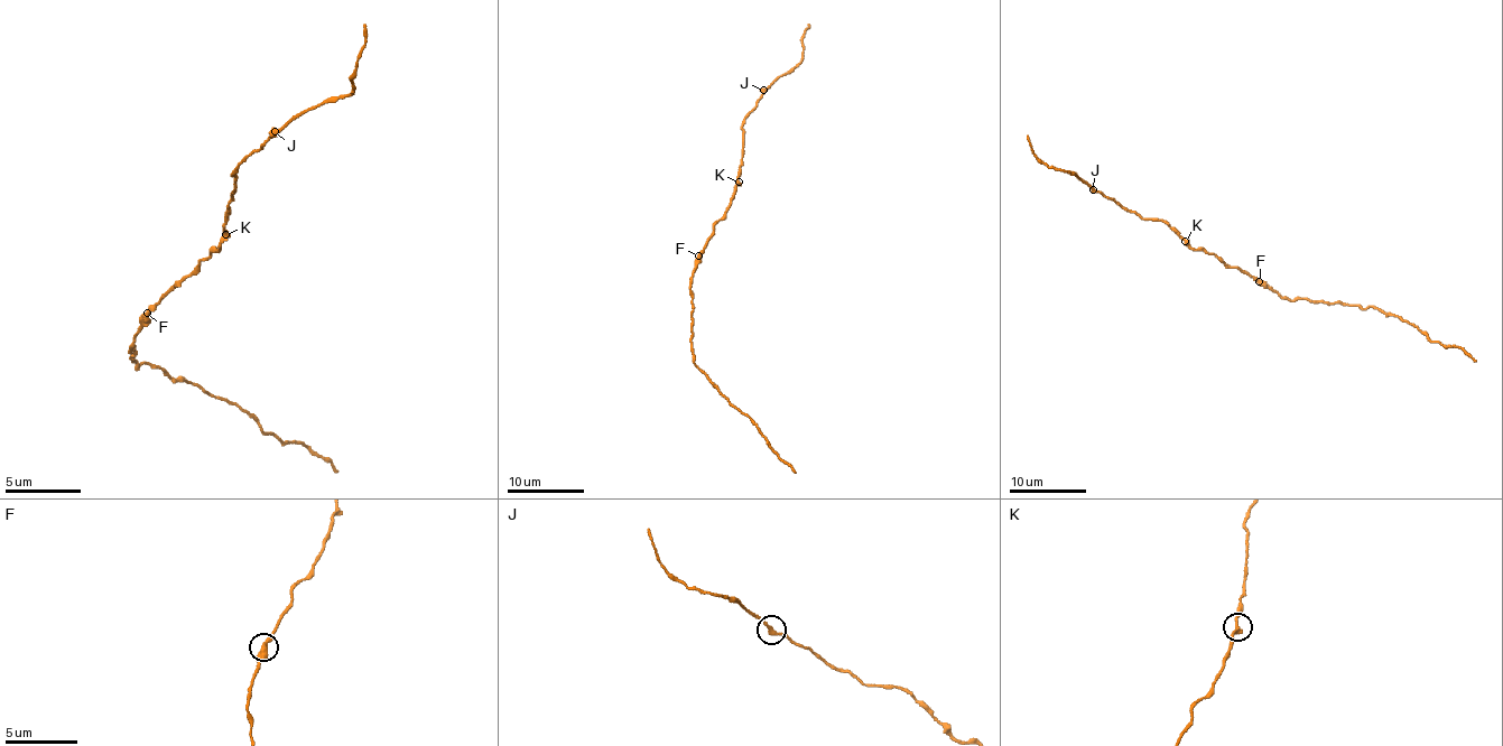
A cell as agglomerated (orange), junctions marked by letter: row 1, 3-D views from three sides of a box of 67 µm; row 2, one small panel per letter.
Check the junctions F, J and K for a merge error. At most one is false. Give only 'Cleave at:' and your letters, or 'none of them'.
Cleave at: F

